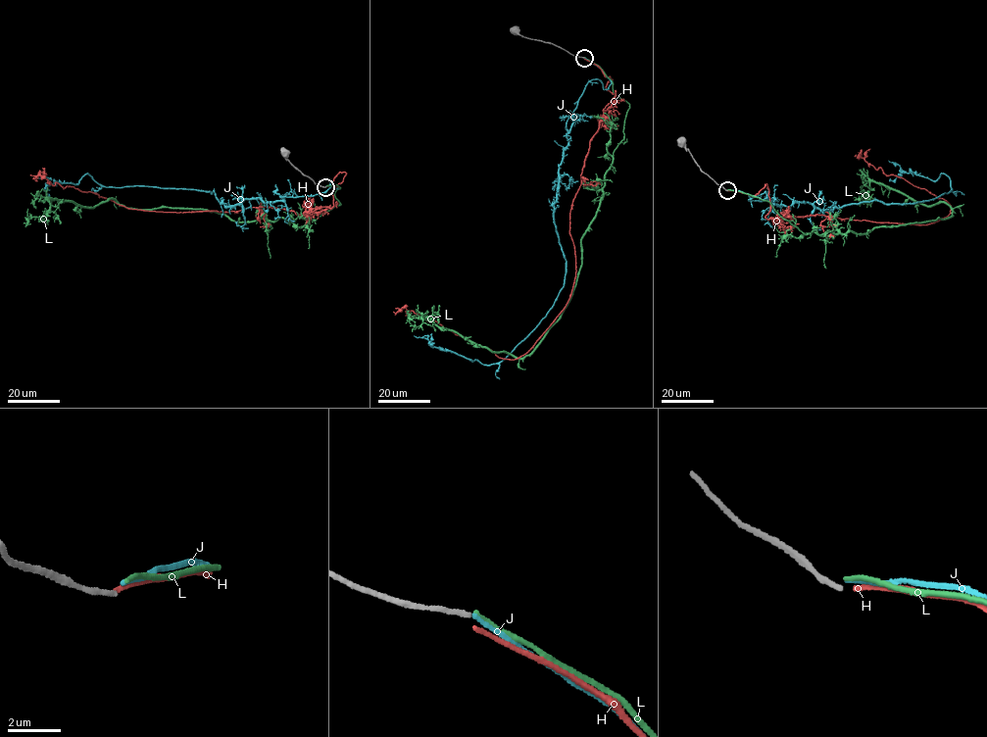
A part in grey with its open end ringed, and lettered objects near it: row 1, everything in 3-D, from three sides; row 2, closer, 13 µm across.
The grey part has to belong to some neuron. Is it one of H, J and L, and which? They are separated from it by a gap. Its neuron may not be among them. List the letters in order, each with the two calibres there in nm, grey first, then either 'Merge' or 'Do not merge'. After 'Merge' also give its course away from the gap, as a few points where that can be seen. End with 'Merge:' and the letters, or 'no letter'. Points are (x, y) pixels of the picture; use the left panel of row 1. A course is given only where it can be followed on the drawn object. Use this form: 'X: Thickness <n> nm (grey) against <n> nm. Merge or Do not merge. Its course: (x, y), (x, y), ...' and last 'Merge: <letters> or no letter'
H: Thickness 180 nm (grey) against 150 nm. Merge. Its course: (325, 186), (336, 185), (345, 172), (333, 178), (329, 209), (185, 213), (127, 209), (30, 174)
J: Thickness 180 nm (grey) against 130 nm. Do not merge
L: Thickness 180 nm (grey) against 170 nm. Do not merge
Merge: H

